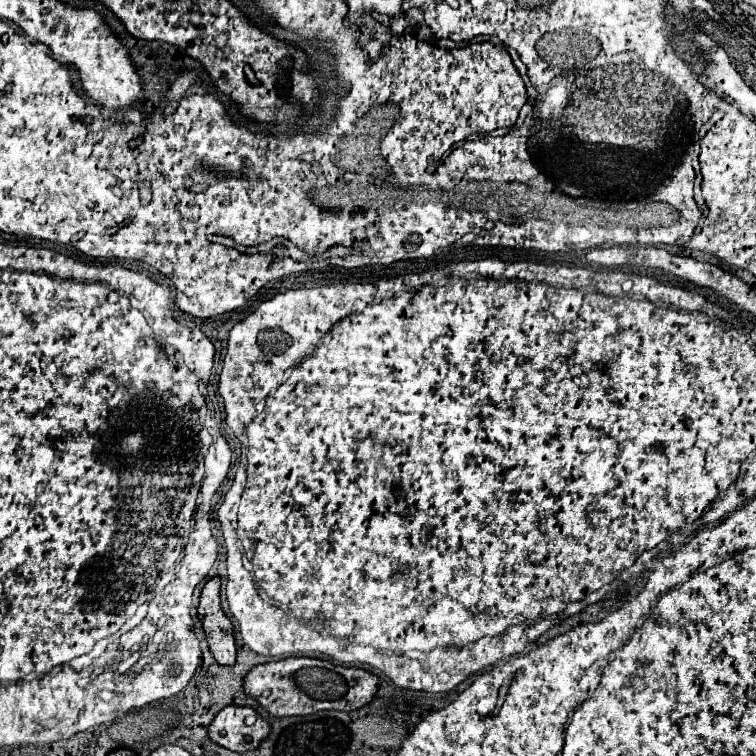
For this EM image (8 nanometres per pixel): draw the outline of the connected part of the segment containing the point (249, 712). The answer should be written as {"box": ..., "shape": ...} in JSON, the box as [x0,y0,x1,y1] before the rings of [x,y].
{"box":[209,706,269,752],"shape":[[[225,706],[209,726],[209,738],[233,752],[249,752],[269,736],[269,722],[253,708]]]}

